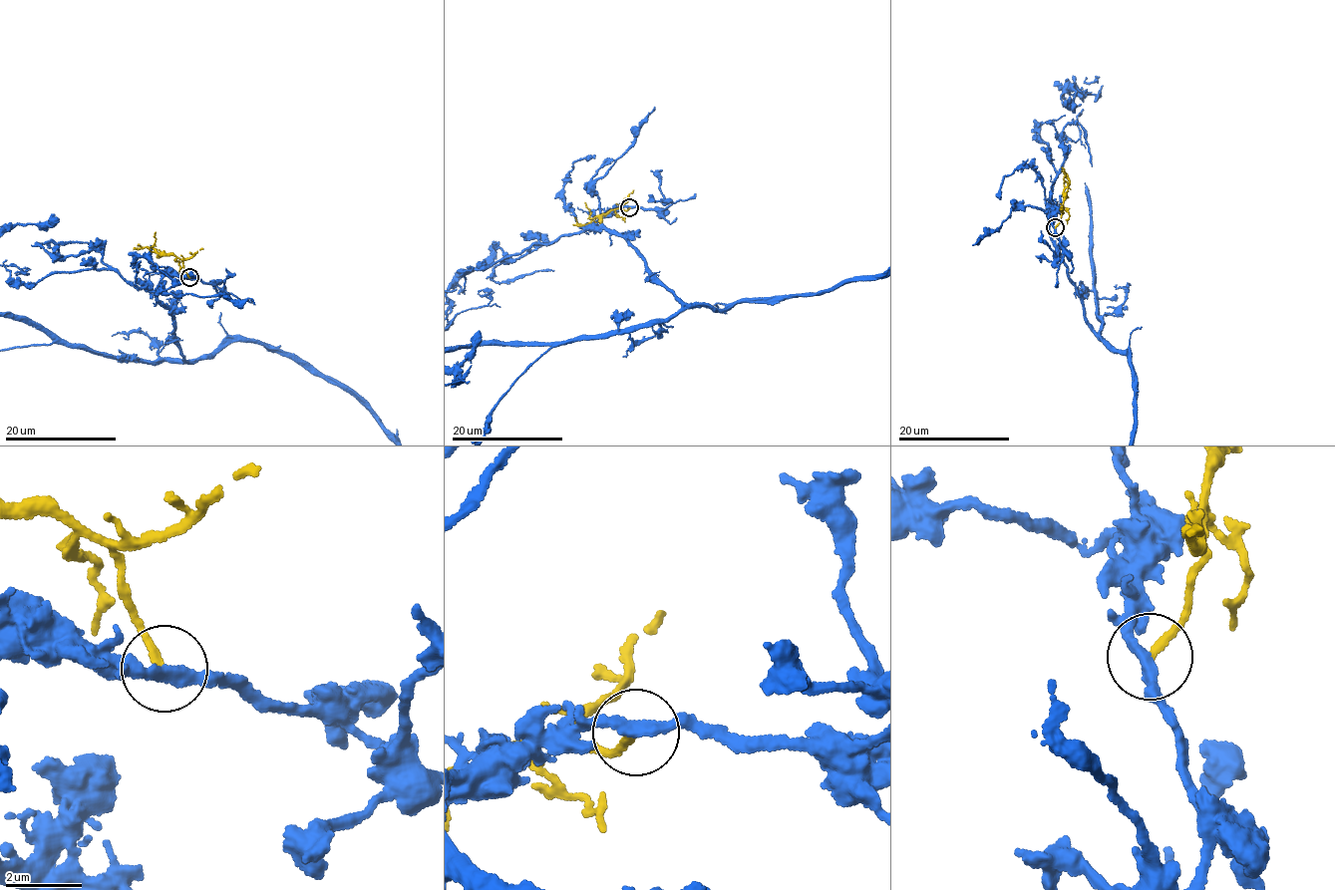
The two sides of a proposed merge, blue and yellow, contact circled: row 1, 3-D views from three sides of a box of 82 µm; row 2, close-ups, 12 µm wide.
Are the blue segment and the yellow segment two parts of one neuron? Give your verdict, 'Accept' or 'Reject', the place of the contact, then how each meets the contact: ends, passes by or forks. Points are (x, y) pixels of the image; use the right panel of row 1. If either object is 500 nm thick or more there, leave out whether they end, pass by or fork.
Reject. Place: (1055, 227). At the ring blue passes by. At the ring yellow ends

